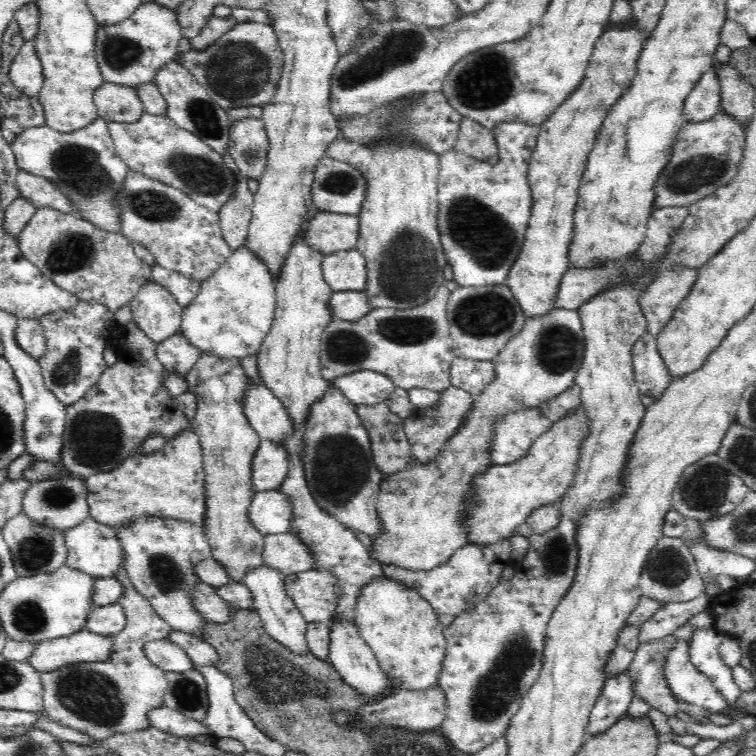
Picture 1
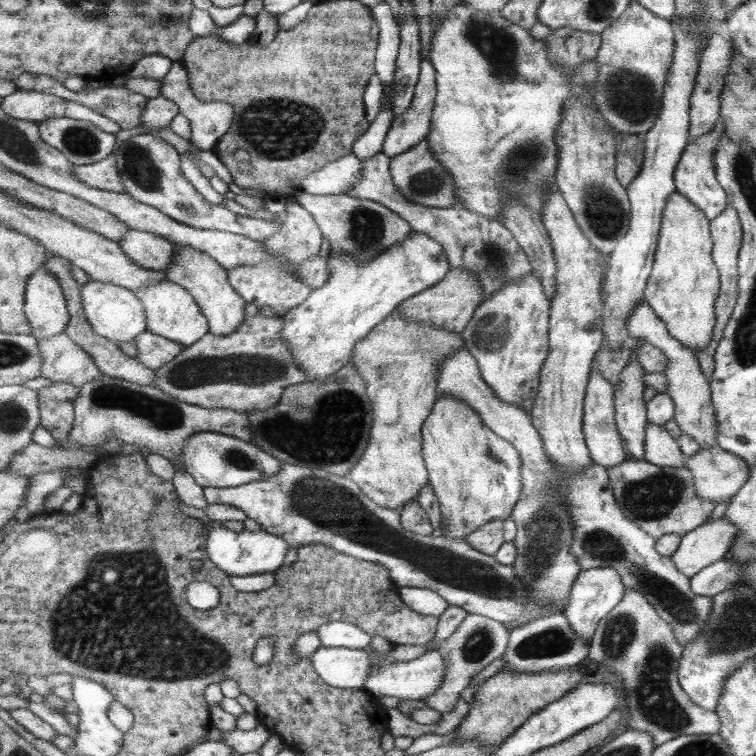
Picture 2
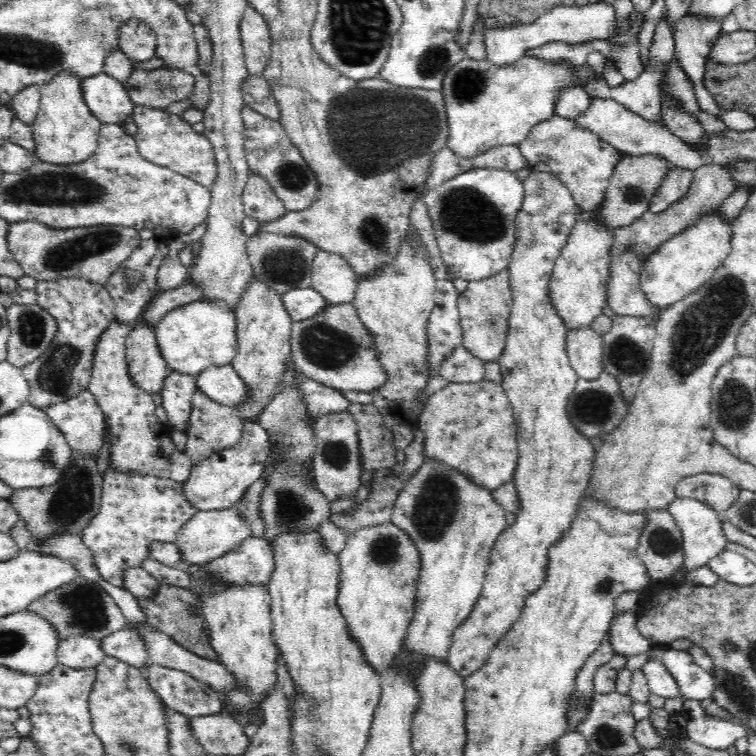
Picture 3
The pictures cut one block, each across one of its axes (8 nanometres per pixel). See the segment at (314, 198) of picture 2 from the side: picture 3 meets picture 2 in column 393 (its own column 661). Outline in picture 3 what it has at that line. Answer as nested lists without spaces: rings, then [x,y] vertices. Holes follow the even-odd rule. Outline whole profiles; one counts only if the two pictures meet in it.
[[[717,164],[698,166],[696,170],[692,170],[692,182],[688,192],[670,208],[660,213],[654,213],[650,208],[633,224],[611,231],[613,244],[610,250],[610,279],[607,281],[606,296],[607,305],[616,315],[656,317],[639,282],[646,260],[654,252],[658,252],[658,248],[665,244],[666,240],[671,240],[674,236],[686,232],[688,228],[696,226],[702,218],[710,216],[710,212],[714,212],[714,209],[722,207],[730,194],[735,193],[737,193],[736,183],[730,179],[726,167]]]

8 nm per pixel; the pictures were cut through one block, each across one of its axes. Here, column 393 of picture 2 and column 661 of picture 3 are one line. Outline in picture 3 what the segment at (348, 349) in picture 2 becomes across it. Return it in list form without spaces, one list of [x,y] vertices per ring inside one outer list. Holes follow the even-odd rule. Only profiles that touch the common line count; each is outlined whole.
[[[714,209],[710,216],[702,218],[696,226],[688,228],[674,236],[671,240],[666,240],[646,260],[639,282],[648,303],[652,305],[654,314],[660,315],[672,304],[686,298],[689,294],[702,287],[722,266],[724,259],[731,252],[731,224],[727,224],[719,216],[719,210]]]

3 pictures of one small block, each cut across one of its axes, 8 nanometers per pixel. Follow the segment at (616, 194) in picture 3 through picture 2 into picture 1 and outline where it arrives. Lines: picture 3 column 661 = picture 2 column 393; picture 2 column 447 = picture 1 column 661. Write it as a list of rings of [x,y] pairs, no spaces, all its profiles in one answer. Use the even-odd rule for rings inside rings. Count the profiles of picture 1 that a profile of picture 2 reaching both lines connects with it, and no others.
[[[716,113],[702,122],[687,121],[676,132],[670,160],[654,180],[652,208],[688,207],[717,188],[730,184],[743,156],[745,131],[728,113]]]

